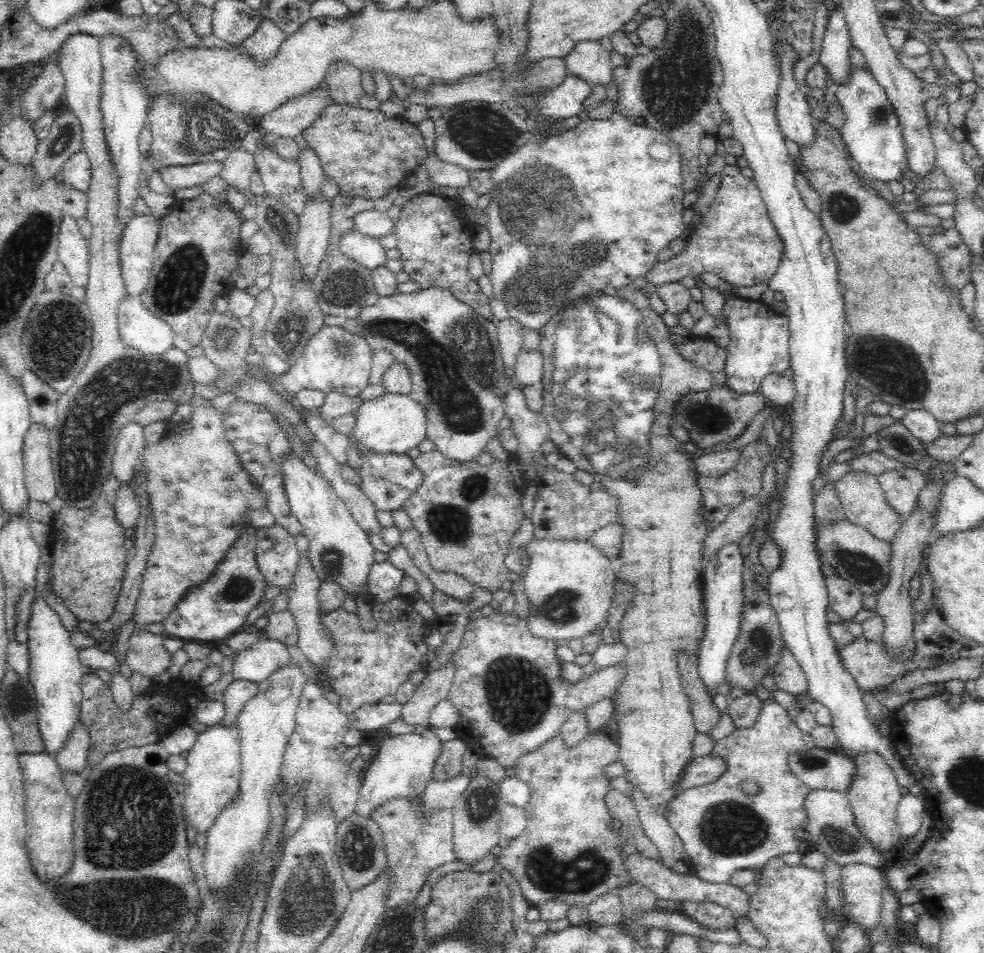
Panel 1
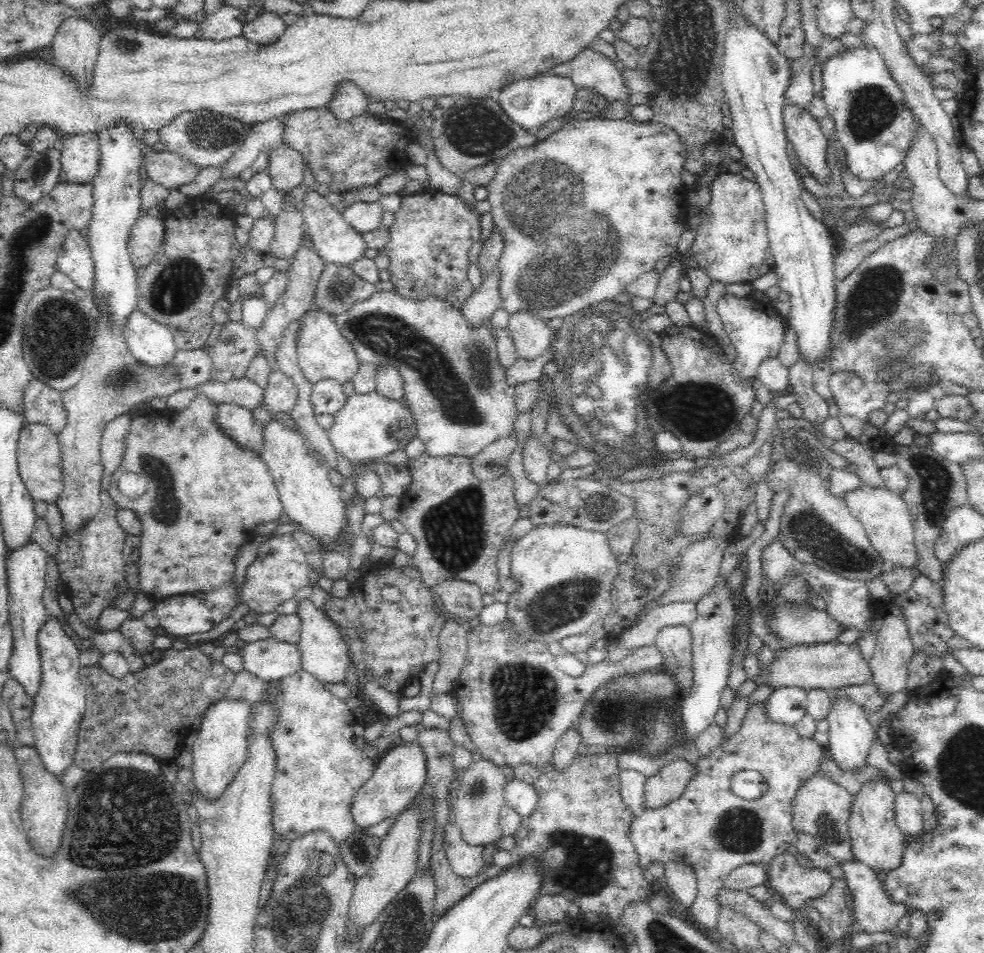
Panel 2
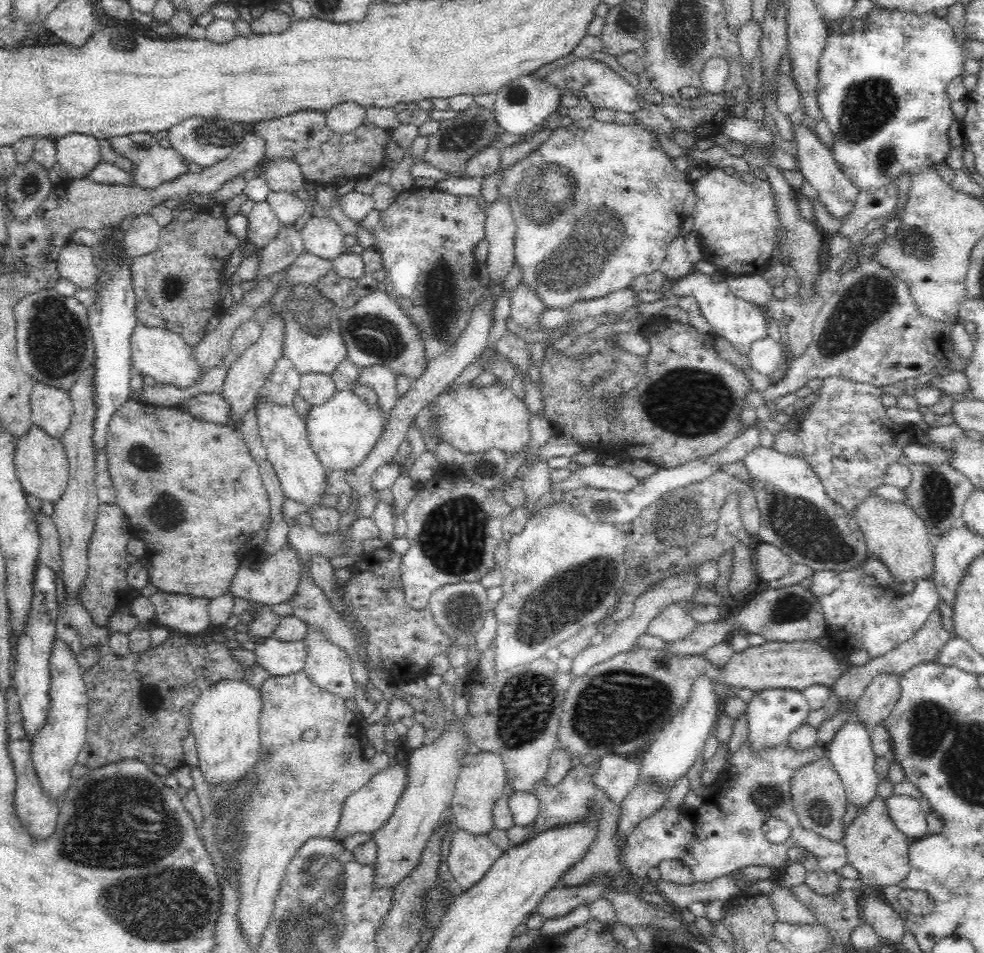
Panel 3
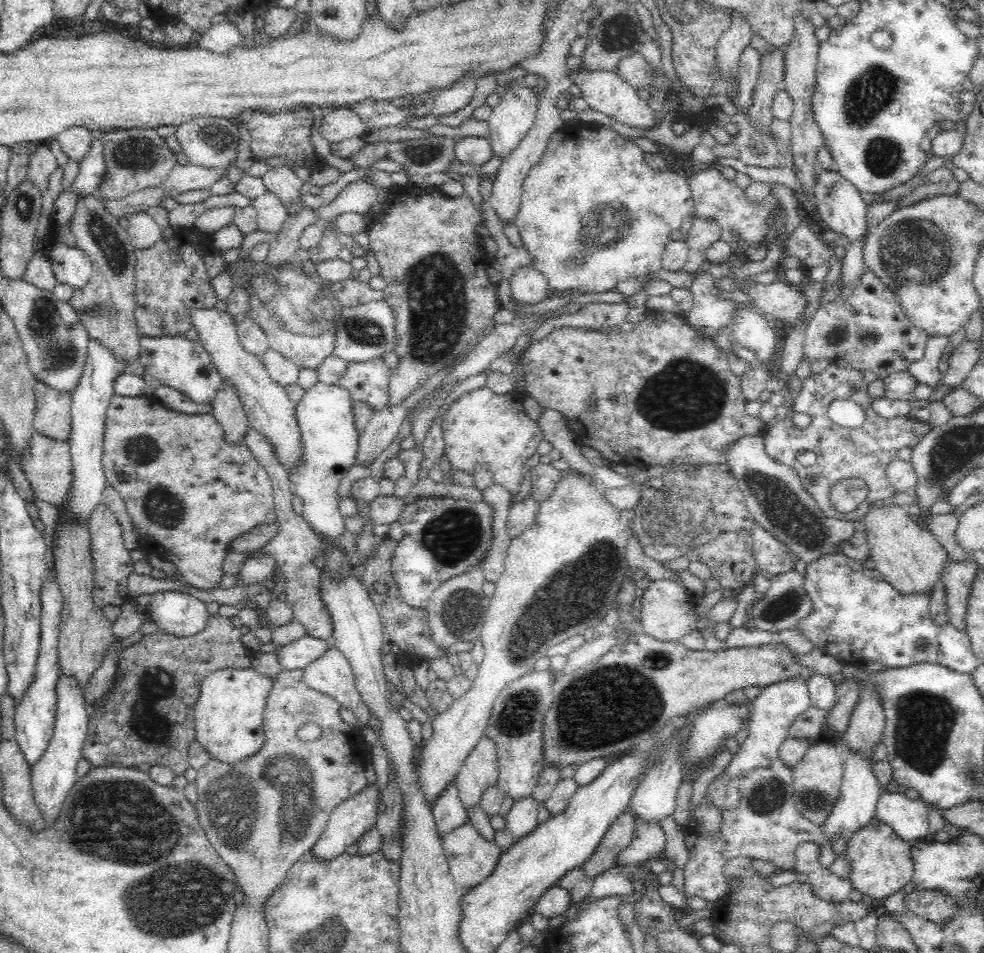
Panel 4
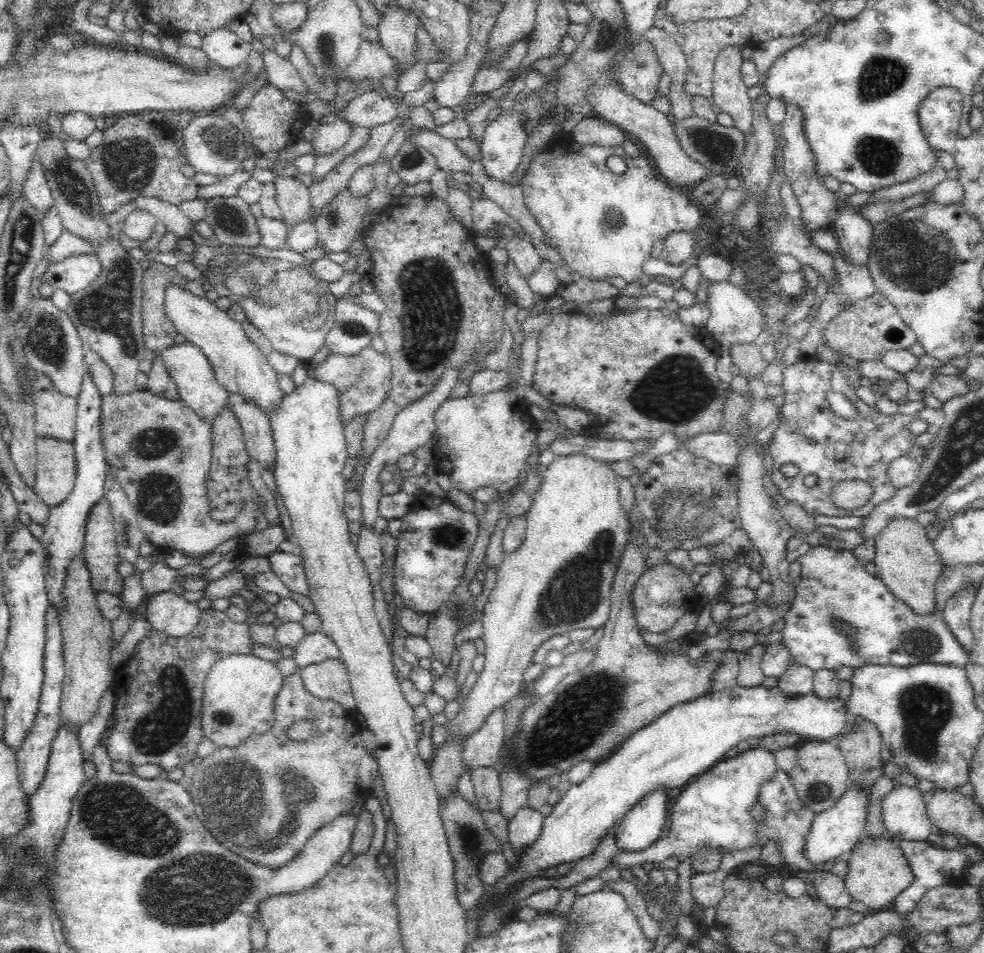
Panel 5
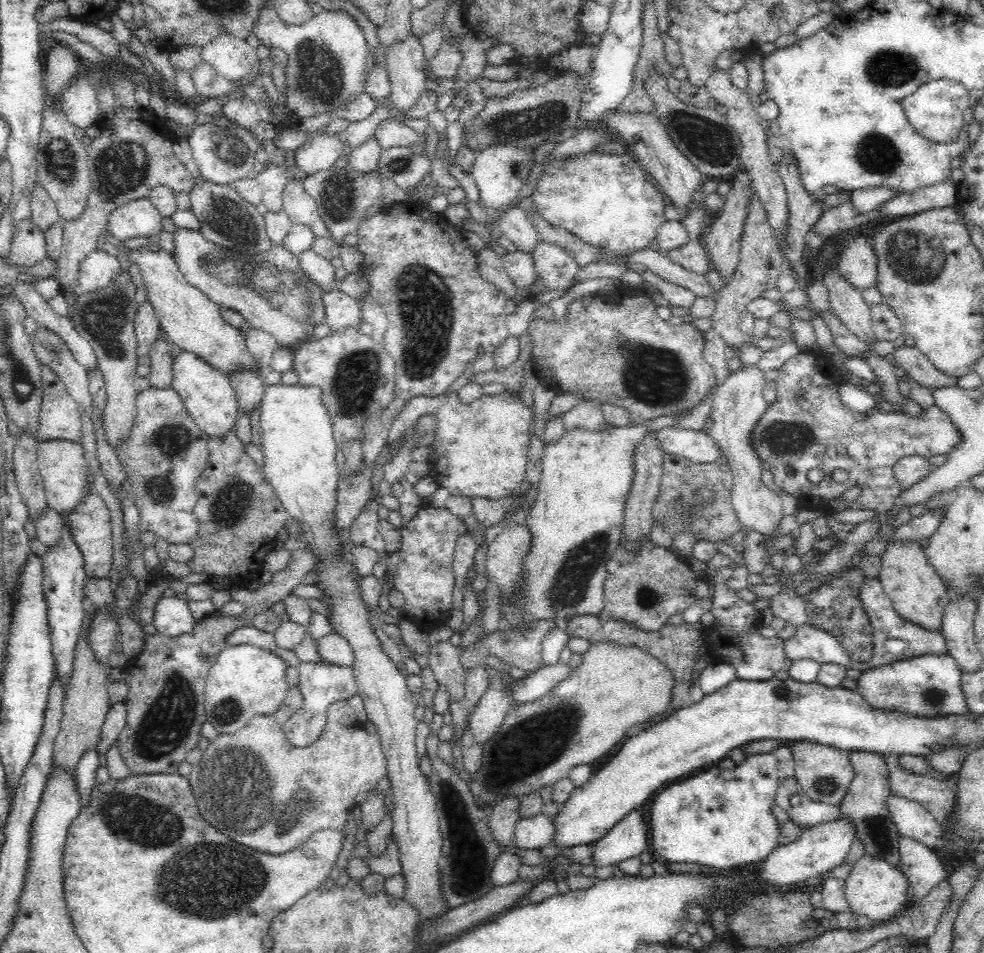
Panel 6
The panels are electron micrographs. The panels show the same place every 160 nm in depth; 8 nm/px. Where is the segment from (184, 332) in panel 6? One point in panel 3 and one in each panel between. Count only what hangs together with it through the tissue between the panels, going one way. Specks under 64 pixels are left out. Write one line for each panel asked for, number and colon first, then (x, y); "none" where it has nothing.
3: (283, 433)
4: (270, 411)
5: (239, 365)

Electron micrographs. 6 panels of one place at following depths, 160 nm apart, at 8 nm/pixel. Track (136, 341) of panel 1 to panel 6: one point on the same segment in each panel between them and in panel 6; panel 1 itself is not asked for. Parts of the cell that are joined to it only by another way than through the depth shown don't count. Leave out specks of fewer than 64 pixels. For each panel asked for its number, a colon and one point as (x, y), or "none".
2: (152, 344)
3: (163, 355)
4: (175, 361)
5: (199, 389)
6: (207, 393)

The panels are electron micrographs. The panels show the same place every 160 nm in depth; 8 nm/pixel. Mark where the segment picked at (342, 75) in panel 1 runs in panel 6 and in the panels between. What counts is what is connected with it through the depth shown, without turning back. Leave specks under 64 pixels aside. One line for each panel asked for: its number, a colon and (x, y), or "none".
2: (348, 101)
3: (345, 117)
4: (341, 123)
5: (327, 139)
6: (321, 152)

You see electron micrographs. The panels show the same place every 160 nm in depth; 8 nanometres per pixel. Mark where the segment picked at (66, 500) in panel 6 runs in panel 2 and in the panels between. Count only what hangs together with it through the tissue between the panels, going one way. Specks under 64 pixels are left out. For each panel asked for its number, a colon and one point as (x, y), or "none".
2: (39, 456)
3: (42, 466)
4: (47, 464)
5: (55, 475)

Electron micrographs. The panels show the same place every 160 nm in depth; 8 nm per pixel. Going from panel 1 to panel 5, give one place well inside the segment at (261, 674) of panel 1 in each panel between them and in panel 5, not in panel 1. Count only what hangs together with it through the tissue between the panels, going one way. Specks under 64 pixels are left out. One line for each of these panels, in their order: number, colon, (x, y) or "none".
2: (270, 659)
3: (280, 658)
4: (297, 655)
5: (314, 648)

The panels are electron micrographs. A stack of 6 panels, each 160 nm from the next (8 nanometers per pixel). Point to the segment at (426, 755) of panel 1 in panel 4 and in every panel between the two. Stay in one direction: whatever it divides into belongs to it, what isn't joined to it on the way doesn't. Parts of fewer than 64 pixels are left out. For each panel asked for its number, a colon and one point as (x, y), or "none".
2: (398, 777)
3: (367, 809)
4: (348, 821)

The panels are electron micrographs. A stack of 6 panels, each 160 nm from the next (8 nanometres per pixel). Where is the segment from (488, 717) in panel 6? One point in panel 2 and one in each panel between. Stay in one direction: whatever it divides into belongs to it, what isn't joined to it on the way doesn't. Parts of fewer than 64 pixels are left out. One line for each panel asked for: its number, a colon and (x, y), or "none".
2: (480, 796)
3: (481, 781)
4: (480, 769)
5: (483, 748)

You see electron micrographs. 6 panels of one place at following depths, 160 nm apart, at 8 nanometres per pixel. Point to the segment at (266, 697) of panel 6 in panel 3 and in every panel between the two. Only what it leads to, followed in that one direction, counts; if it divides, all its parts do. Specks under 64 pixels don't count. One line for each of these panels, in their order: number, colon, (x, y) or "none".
3: (225, 719)
4: (229, 714)
5: (239, 698)

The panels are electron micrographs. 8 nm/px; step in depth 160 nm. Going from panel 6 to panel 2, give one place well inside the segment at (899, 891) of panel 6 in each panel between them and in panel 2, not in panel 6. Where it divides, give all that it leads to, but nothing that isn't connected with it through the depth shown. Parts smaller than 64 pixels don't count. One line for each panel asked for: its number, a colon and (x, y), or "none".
2: (875, 840)
3: (879, 851)
4: (881, 864)
5: (878, 871)

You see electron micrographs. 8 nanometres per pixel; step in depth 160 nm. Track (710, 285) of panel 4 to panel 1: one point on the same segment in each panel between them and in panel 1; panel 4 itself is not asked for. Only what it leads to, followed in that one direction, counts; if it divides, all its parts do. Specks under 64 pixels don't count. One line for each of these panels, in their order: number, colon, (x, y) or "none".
1: (759, 335)
2: (755, 328)
3: (741, 322)

